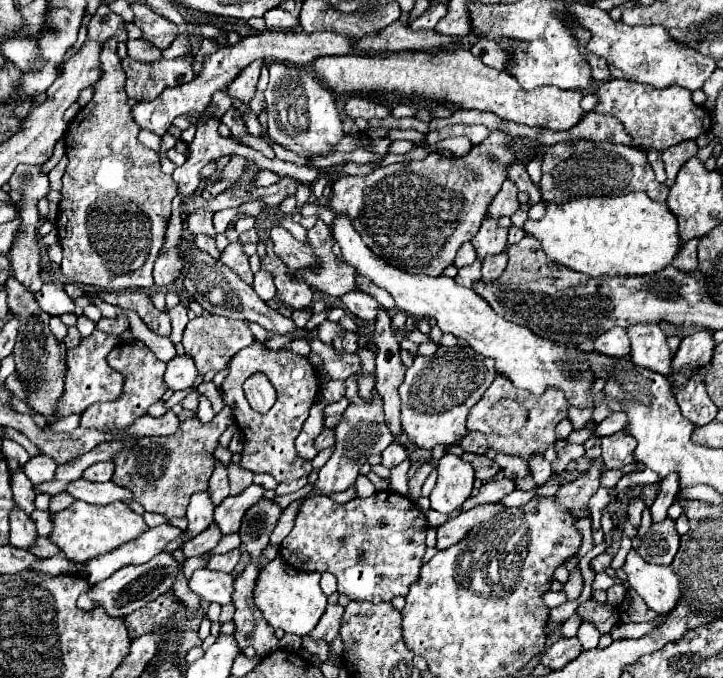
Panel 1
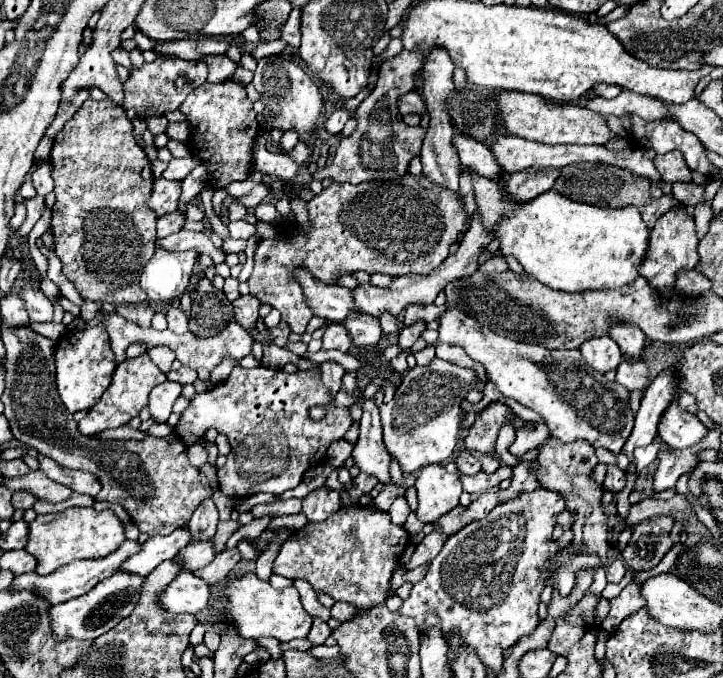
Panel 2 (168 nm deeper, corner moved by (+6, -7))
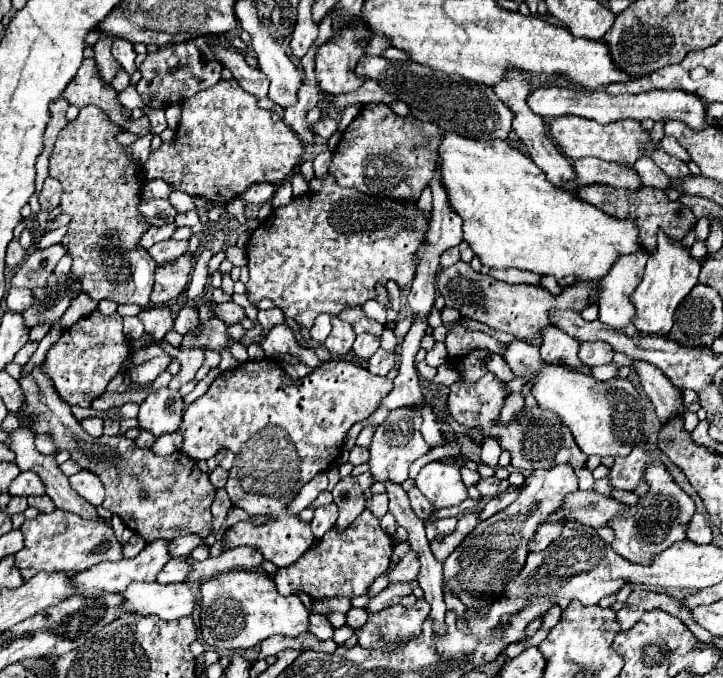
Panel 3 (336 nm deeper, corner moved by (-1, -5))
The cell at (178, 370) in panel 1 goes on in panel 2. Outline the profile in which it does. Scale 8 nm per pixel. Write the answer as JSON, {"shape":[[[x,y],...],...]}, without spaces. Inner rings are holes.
{"shape":[[[165,381],[157,387],[153,387],[153,391],[149,393],[149,413],[151,413],[151,419],[155,423],[167,423],[169,415],[171,415],[171,407],[175,403],[175,399],[181,395],[181,385],[179,383],[171,383],[171,381]]]}

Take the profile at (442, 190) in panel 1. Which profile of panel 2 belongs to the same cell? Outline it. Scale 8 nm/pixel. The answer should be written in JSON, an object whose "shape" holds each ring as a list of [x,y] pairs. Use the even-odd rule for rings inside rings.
{"shape":[[[407,173],[405,177],[397,181],[379,181],[379,183],[331,183],[325,187],[319,195],[315,195],[307,203],[309,211],[309,225],[303,227],[299,223],[281,223],[279,229],[279,239],[261,239],[253,261],[253,275],[249,277],[249,293],[257,297],[261,303],[271,305],[281,313],[281,319],[289,323],[293,333],[303,335],[307,329],[307,323],[313,317],[311,307],[305,301],[303,289],[299,281],[295,279],[293,271],[297,267],[307,269],[317,281],[327,283],[327,285],[337,285],[337,279],[343,275],[353,275],[357,271],[367,271],[367,273],[383,273],[391,277],[399,275],[425,275],[431,273],[435,267],[439,267],[447,255],[449,255],[449,245],[457,243],[457,235],[465,231],[467,227],[467,215],[463,213],[463,203],[459,201],[459,193],[437,187],[435,183],[427,181],[425,175],[415,177]]]}

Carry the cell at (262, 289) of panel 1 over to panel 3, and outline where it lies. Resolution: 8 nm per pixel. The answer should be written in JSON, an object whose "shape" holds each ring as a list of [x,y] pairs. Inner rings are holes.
{"shape":[[[228,301],[228,303],[222,303],[222,305],[218,305],[216,307],[216,311],[214,311],[216,315],[220,315],[226,323],[242,323],[244,319],[246,319],[246,311],[240,307],[240,305],[236,305],[234,301]]]}

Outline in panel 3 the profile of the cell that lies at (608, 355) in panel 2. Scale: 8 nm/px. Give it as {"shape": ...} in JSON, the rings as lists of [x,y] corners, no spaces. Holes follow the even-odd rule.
{"shape":[[[592,341],[580,345],[580,359],[588,367],[612,363],[612,357],[614,357],[614,349],[606,341]]]}

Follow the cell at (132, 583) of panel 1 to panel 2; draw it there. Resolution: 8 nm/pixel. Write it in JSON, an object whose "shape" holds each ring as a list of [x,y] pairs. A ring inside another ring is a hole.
{"shape":[[[115,573],[109,579],[103,579],[103,583],[97,583],[87,595],[81,595],[79,599],[71,599],[67,603],[59,603],[59,605],[51,607],[51,629],[53,629],[55,639],[63,641],[63,639],[75,637],[75,639],[91,641],[91,639],[107,633],[133,611],[137,599],[139,599],[143,581],[145,579],[139,575]]]}

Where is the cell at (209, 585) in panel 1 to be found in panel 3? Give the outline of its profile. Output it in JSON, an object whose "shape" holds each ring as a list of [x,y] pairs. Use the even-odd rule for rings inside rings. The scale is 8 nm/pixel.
{"shape":[[[134,583],[124,591],[124,611],[140,615],[158,615],[166,621],[192,615],[198,597],[192,587],[184,583]]]}

